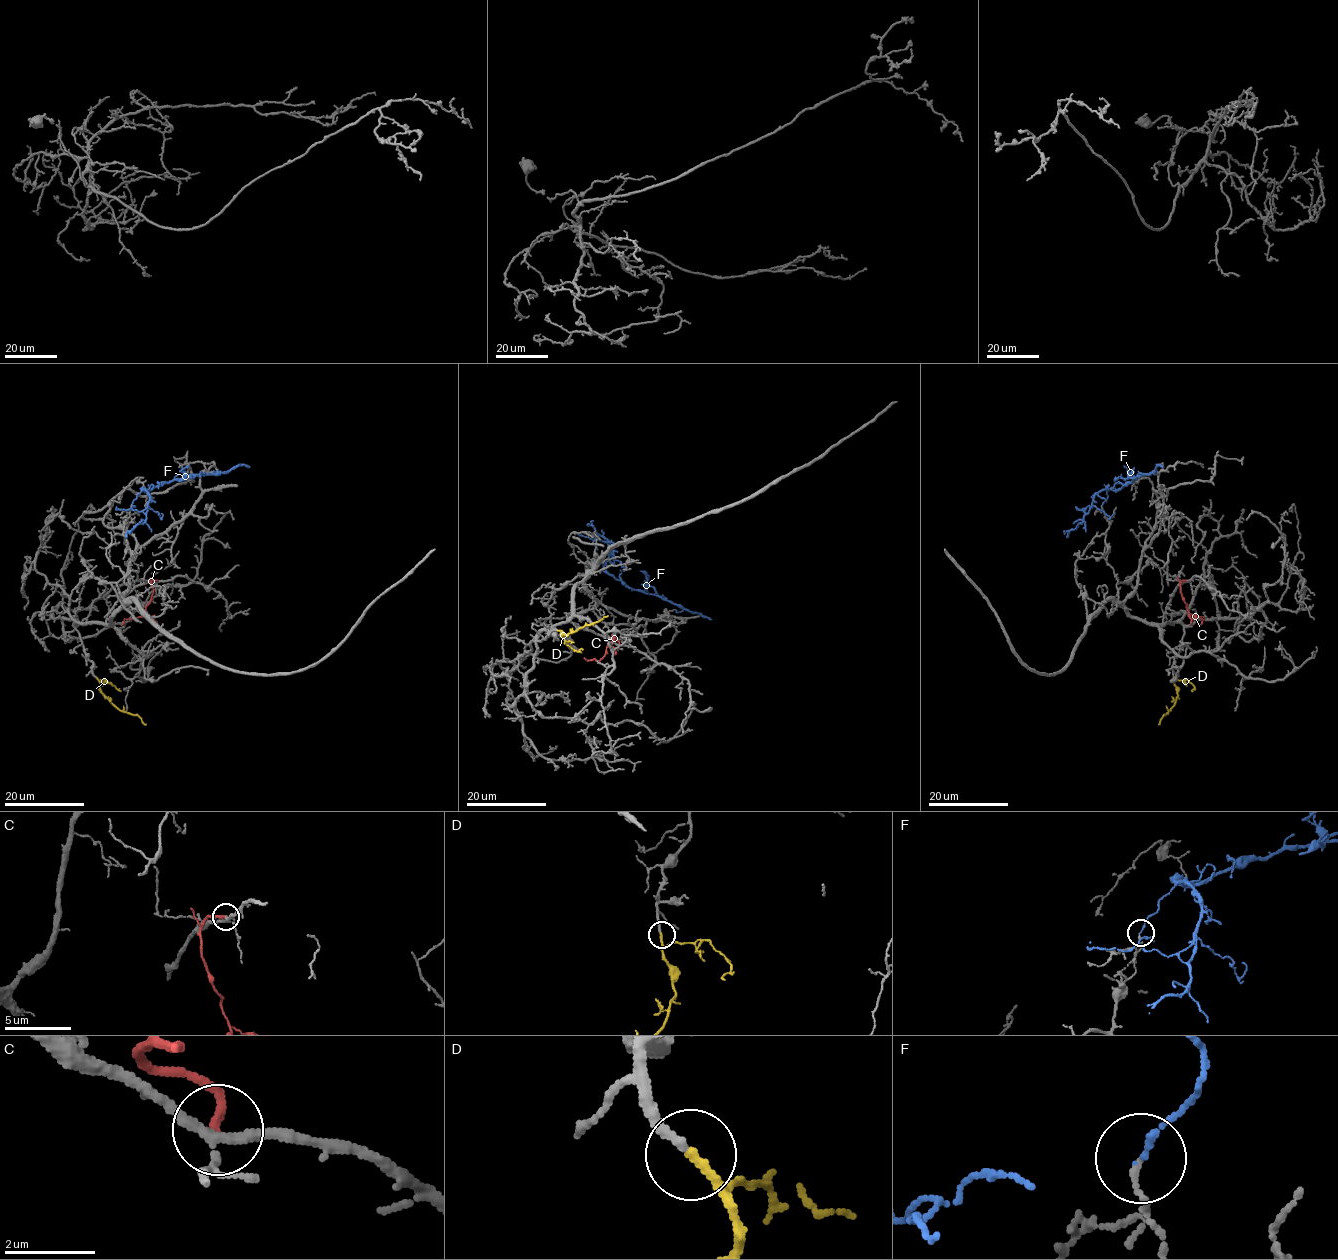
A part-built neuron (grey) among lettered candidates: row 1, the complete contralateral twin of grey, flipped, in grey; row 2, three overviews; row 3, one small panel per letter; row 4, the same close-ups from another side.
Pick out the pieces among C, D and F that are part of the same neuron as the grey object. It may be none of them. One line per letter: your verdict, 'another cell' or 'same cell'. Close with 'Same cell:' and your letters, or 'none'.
C: another cell
D: same cell
F: another cell
Same cell: D

